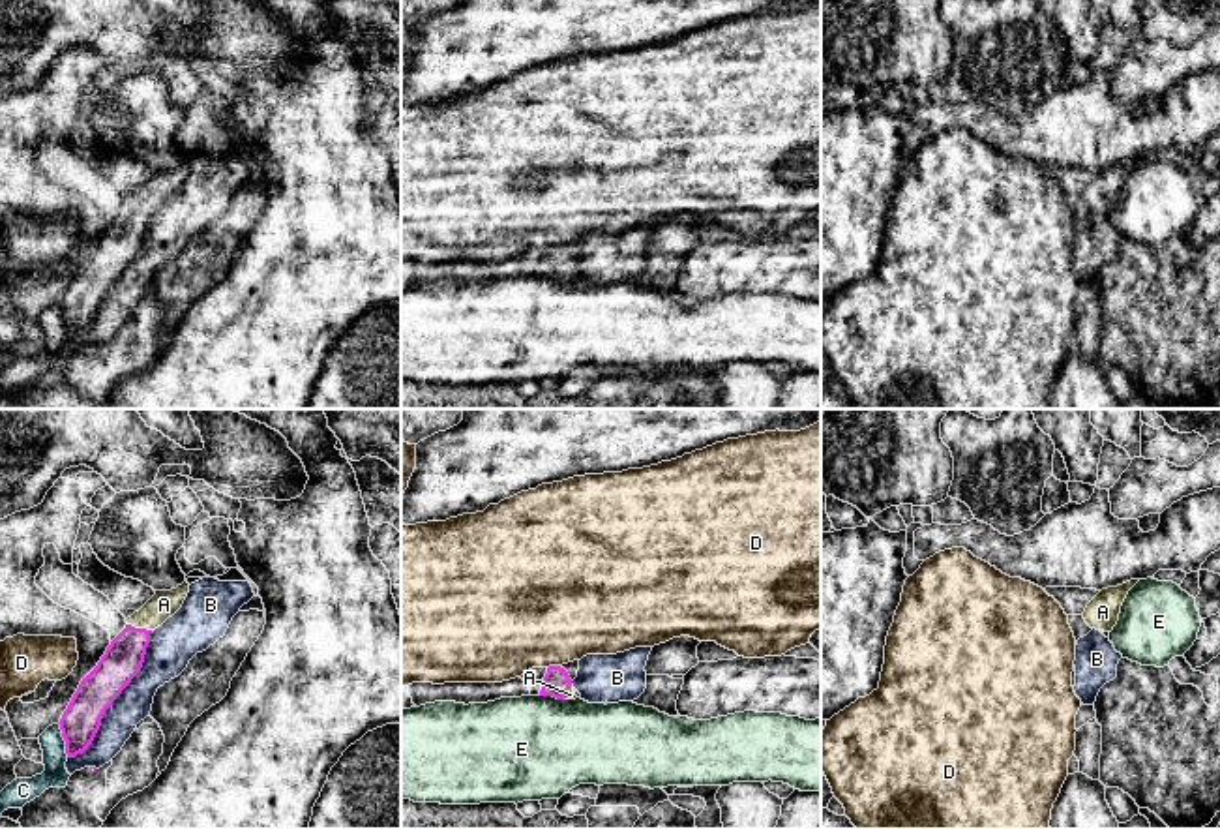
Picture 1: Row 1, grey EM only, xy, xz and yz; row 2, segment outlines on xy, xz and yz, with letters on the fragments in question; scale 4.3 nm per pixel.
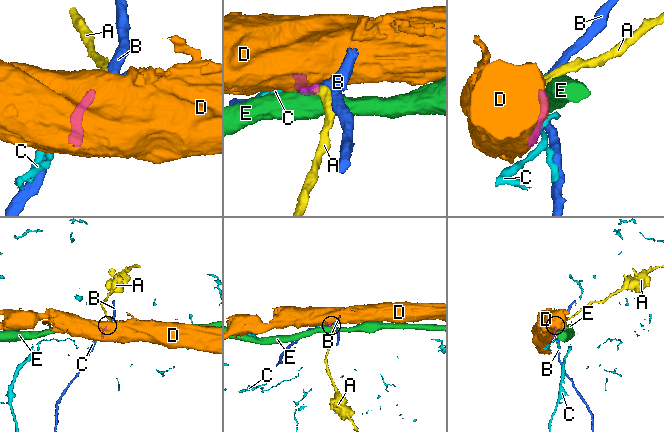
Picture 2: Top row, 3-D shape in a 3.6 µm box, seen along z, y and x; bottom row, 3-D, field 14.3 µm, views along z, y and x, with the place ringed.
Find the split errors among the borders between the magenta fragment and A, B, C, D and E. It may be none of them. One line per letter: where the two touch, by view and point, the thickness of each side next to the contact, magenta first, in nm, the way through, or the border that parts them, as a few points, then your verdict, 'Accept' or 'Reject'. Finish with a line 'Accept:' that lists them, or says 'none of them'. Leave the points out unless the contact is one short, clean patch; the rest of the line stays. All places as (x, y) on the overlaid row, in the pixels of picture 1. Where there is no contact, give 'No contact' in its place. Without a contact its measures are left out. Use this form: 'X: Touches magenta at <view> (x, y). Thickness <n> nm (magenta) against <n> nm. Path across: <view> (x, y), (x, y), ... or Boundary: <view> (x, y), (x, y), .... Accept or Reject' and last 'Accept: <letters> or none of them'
A: Touches magenta at xy (139, 629). Thickness 170 nm (magenta) against 120 nm. Path across: xy (122, 661), (139, 629), (163, 604). Accept
B: Touches magenta at xy (117, 696). Thickness 170 nm (magenta) against 160 nm. Reject
C: Touches magenta at xy (64, 739). Thickness 160 nm (magenta) against 110 nm. Boundary: xy (59, 723), (68, 756). Reject
D: Touches magenta at xz (553, 666). Thickness 120 nm (magenta) against 500 nm. Reject
E: Touches magenta at xz (551, 694). Thickness 120 nm (magenta) against 440 nm. Boundary: xz (540, 694), (563, 700). Reject
Accept: A

